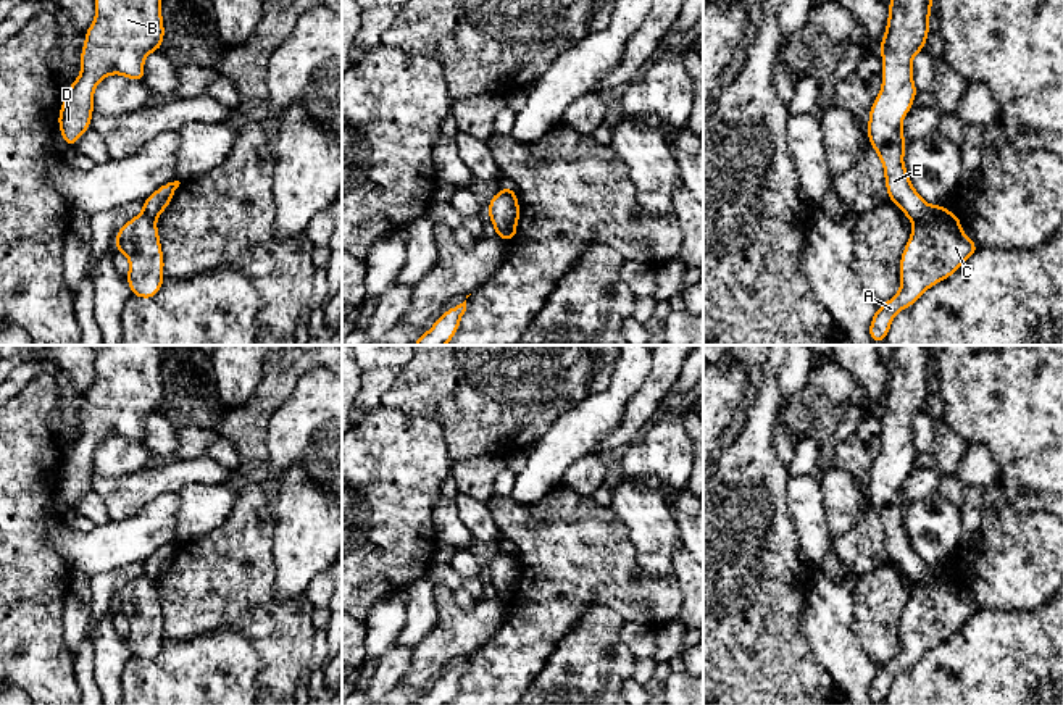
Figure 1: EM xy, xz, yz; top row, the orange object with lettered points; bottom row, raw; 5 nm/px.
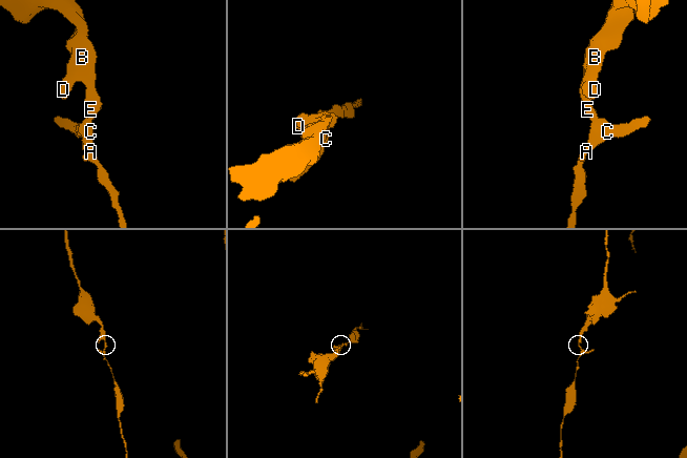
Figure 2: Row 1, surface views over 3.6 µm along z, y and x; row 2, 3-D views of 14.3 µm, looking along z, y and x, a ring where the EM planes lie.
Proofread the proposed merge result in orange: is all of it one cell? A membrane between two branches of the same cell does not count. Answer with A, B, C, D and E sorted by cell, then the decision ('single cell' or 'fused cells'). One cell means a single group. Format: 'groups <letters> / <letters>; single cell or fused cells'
groups A C / B D E; fused cells

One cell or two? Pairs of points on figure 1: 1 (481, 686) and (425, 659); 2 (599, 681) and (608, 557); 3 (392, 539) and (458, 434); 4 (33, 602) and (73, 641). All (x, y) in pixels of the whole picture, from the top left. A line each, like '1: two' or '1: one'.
1: two
2: two
3: two
4: two

